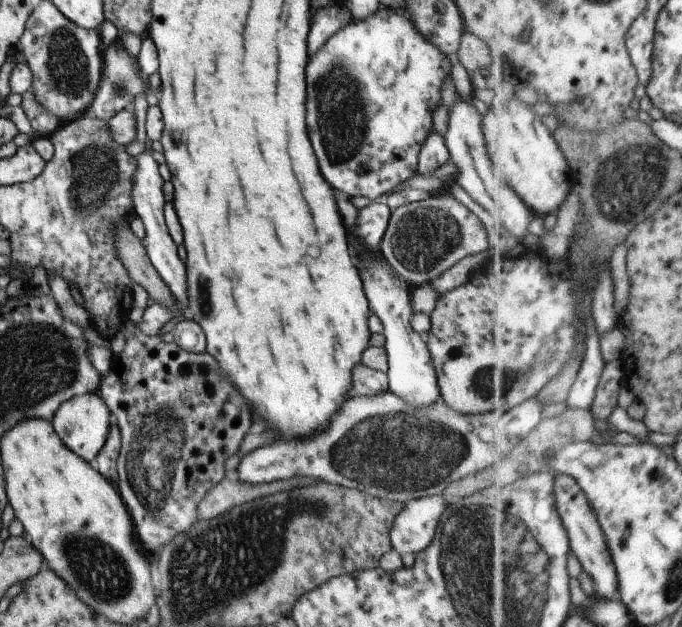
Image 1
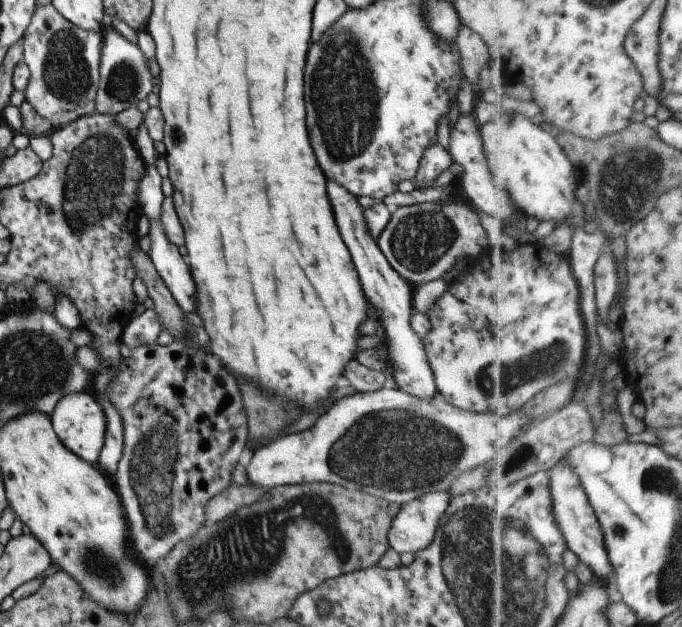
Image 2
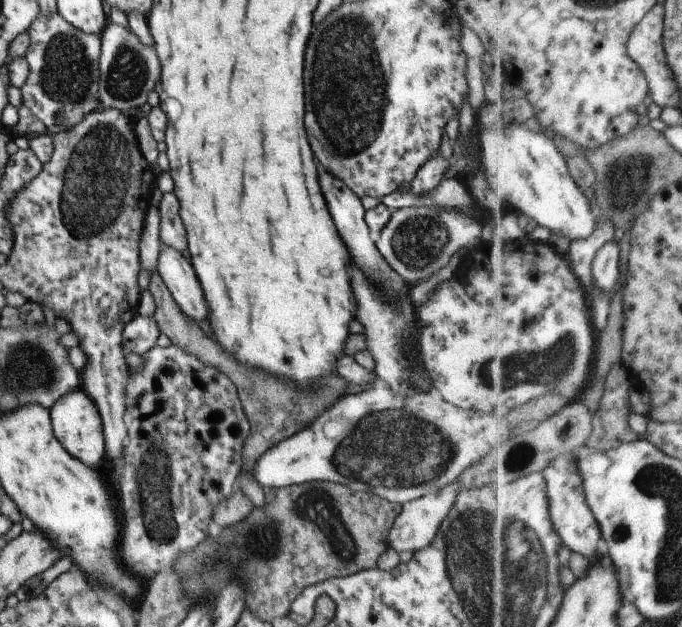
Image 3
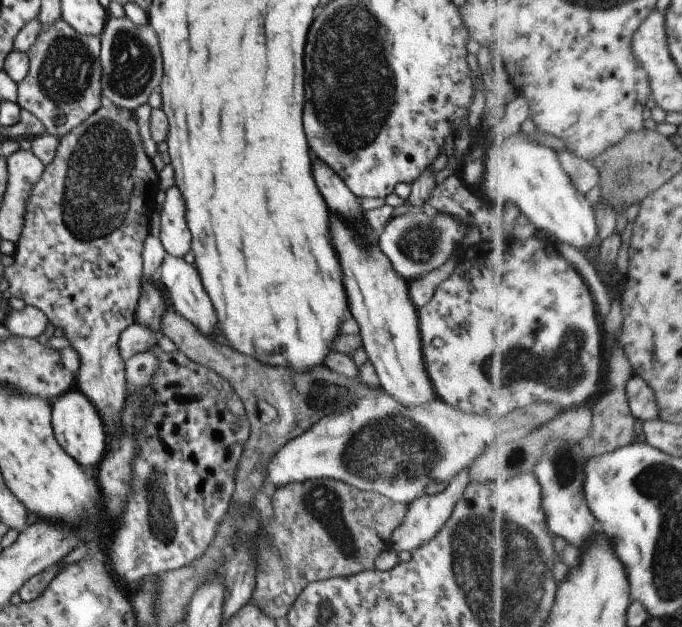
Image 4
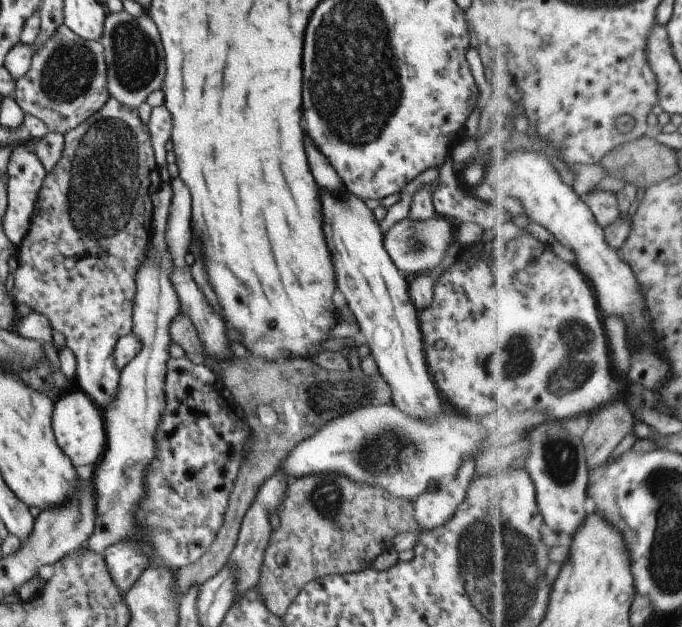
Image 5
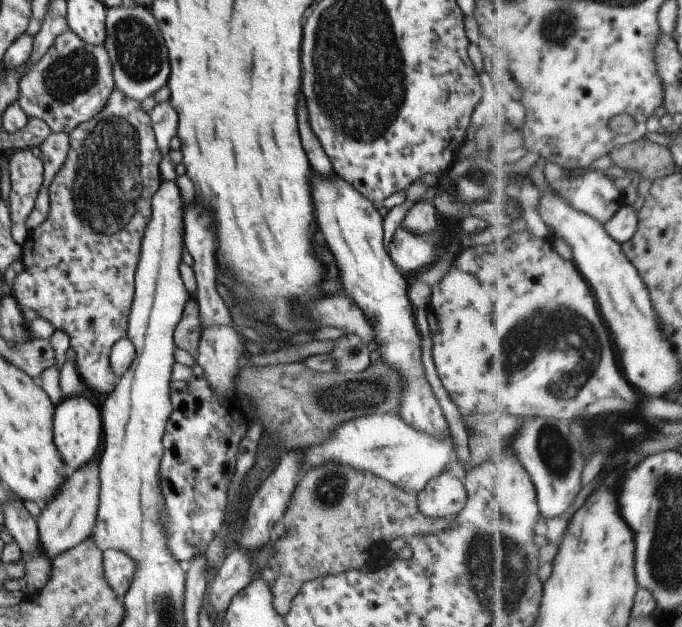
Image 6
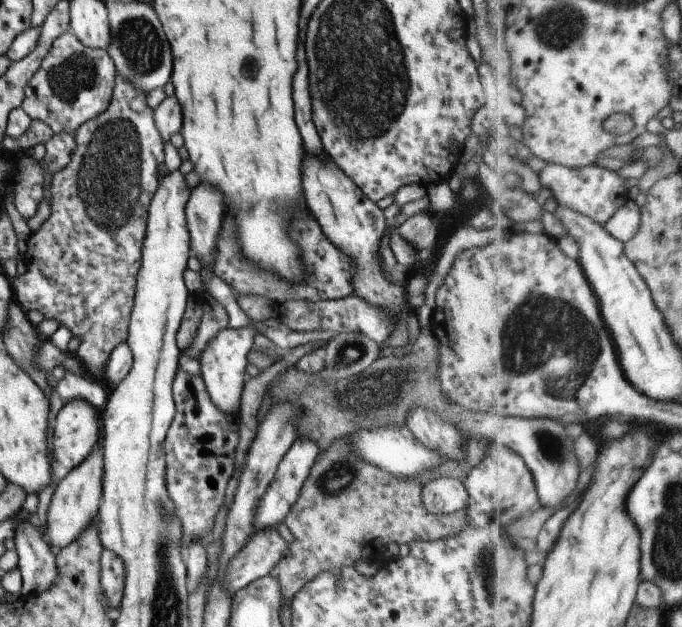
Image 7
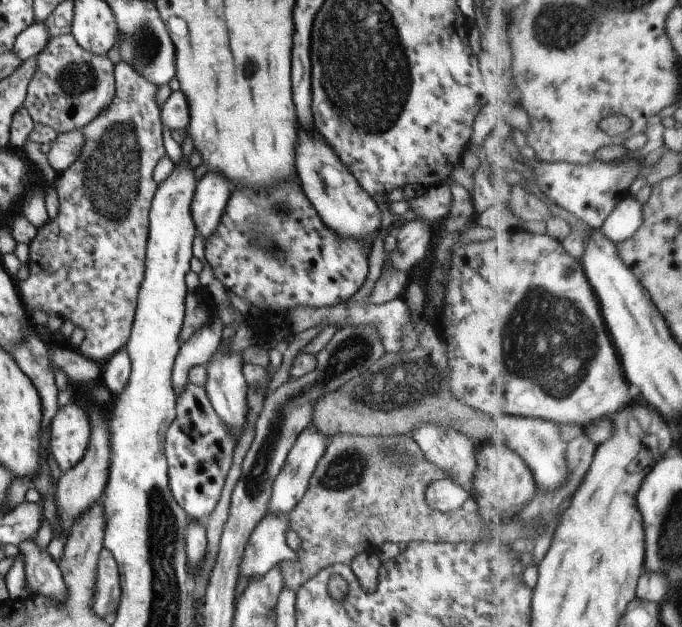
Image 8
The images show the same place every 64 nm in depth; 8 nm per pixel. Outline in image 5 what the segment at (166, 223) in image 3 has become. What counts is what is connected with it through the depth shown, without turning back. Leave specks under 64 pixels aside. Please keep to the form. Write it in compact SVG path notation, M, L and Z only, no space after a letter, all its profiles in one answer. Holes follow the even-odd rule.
M170 179L171 204L167 210L167 224L165 224L165 246L171 256L172 265L176 268L187 268L184 262L185 253L191 244L191 230L189 230L189 194L183 182Z

